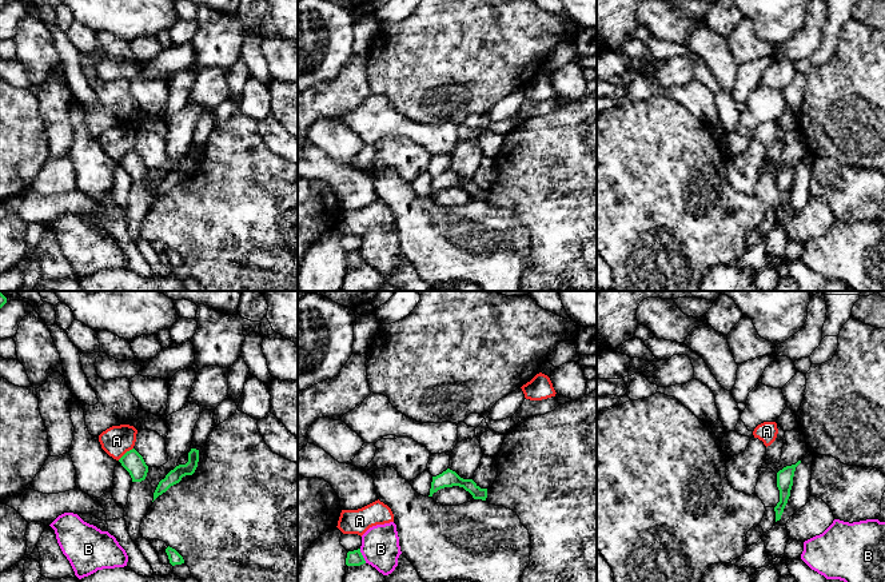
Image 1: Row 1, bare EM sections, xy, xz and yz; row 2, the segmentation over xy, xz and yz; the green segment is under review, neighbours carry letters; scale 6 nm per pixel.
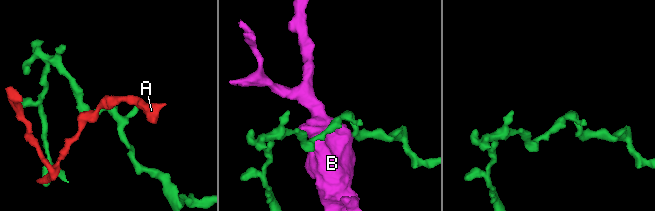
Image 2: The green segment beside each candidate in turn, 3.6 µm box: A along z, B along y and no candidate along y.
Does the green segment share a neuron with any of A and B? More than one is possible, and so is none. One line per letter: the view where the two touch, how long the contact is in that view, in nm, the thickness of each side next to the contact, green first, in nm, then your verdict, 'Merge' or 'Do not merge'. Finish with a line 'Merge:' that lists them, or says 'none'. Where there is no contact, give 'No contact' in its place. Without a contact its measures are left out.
A: Touches green in xy. Shared border 120 nm. Thickness 120 nm (green) against 180 nm. Do not merge
B: Touches green in xz. Shared border 100 nm. Thickness 100 nm (green) against 220 nm. Do not merge
Merge: none

